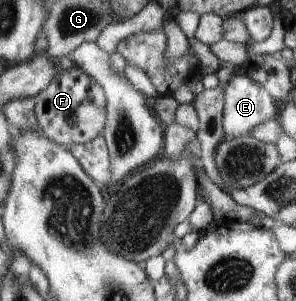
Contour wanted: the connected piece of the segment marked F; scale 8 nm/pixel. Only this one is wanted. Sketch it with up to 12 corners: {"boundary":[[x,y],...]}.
{"boundary":[[59,68],[36,96],[41,131],[61,146],[107,127],[107,92]]}

